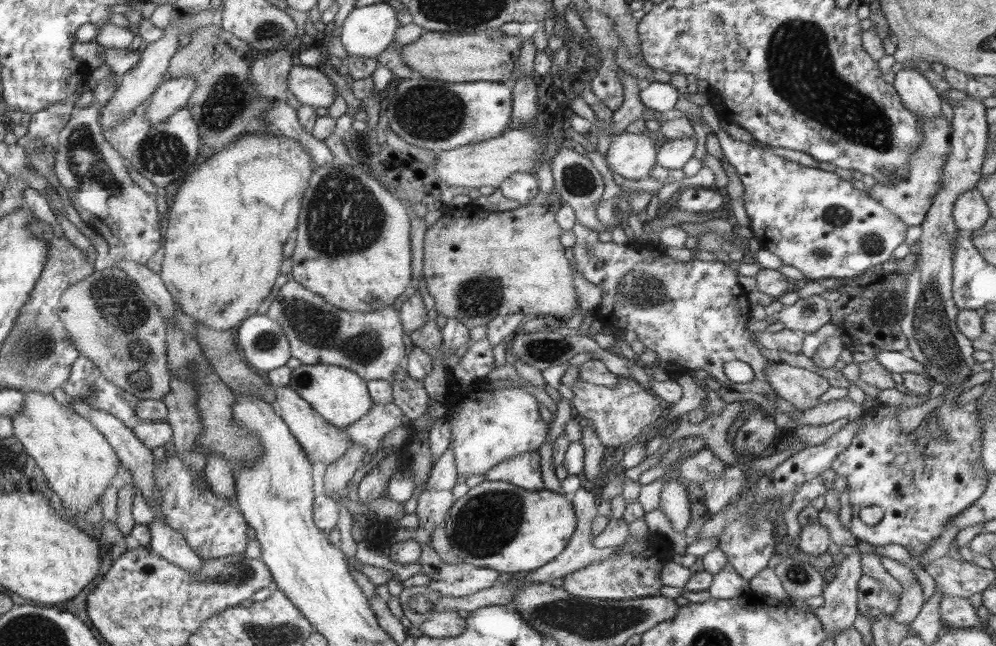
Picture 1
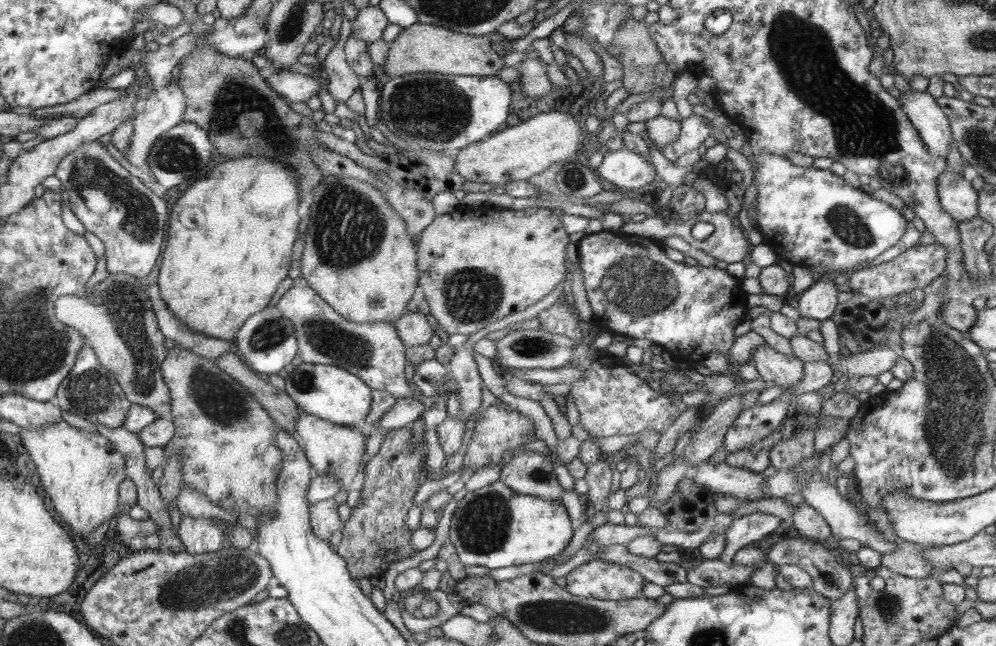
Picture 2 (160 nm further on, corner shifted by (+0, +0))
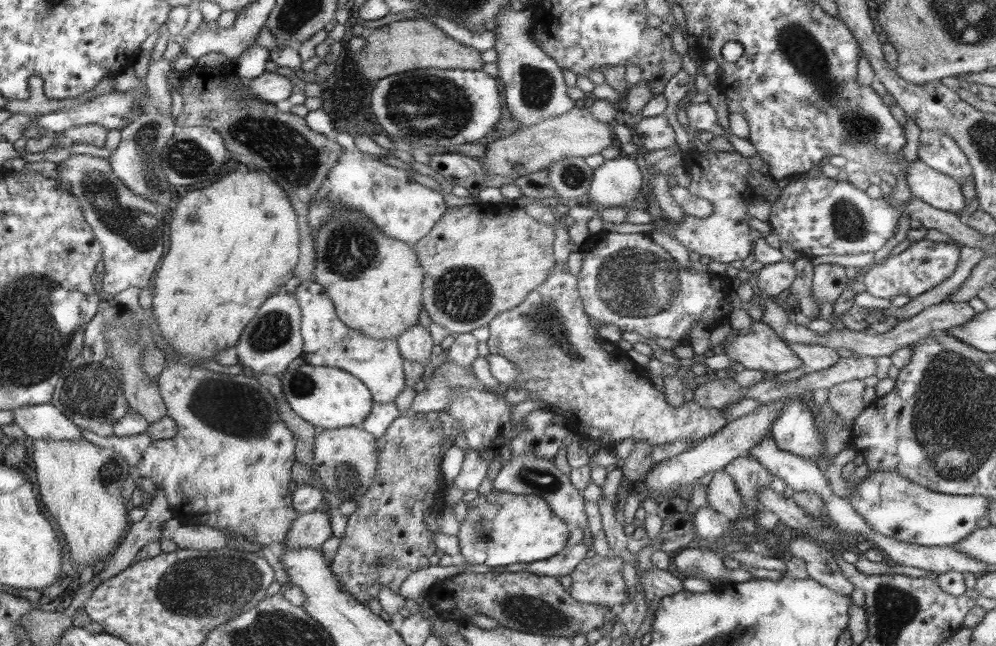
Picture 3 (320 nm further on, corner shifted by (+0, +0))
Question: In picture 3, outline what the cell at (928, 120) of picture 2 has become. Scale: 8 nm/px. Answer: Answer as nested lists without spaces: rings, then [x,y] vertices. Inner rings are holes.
[[[922,130],[919,141],[917,157],[924,164],[952,177],[960,184],[967,178],[973,179],[972,166],[952,137],[940,134],[937,130]]]

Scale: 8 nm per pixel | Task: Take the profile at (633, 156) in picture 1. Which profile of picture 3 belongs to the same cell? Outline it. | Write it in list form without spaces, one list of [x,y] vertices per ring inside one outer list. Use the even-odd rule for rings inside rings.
[[[622,152],[619,157],[606,159],[602,166],[593,170],[593,179],[587,193],[592,206],[624,207],[624,204],[634,201],[642,184],[642,170]]]

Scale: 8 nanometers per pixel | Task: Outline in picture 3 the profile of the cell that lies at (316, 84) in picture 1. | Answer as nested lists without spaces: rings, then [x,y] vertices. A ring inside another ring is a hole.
[[[284,72],[264,74],[253,79],[247,79],[246,88],[251,92],[251,96],[260,98],[264,102],[276,104],[286,100],[292,94],[294,80],[285,76]]]

